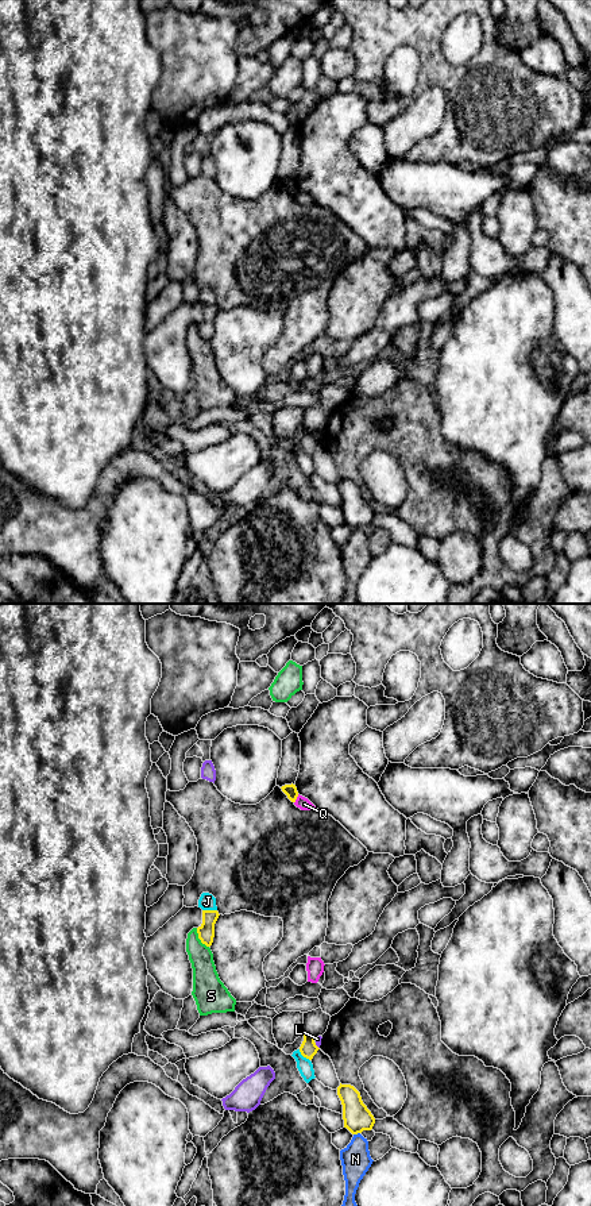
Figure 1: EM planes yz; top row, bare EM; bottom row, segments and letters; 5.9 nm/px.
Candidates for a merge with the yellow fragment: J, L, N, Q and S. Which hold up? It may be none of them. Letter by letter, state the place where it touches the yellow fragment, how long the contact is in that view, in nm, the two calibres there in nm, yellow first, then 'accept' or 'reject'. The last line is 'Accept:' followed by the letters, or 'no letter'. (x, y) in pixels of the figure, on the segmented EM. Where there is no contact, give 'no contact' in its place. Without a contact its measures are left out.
J: yz (209, 910) | 90 nm | 100/100 nm | reject
L: yz (316, 1045) | 50 nm | 100/30 nm | reject
N: yz (356, 1133) | 40 nm | 160/180 nm | reject
Q: yz (296, 798) | 60 nm | 80/80 nm | reject
S: yz (199, 937) | 140 nm | 100/160 nm | reject
Accept: no letter

